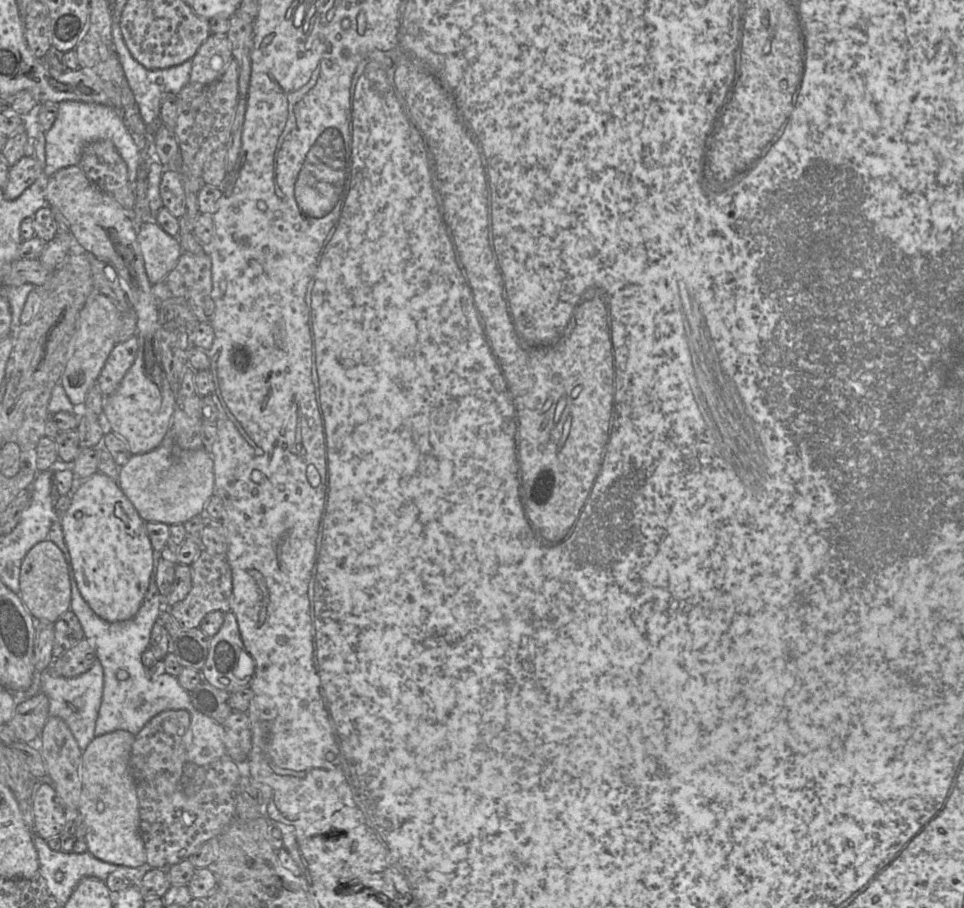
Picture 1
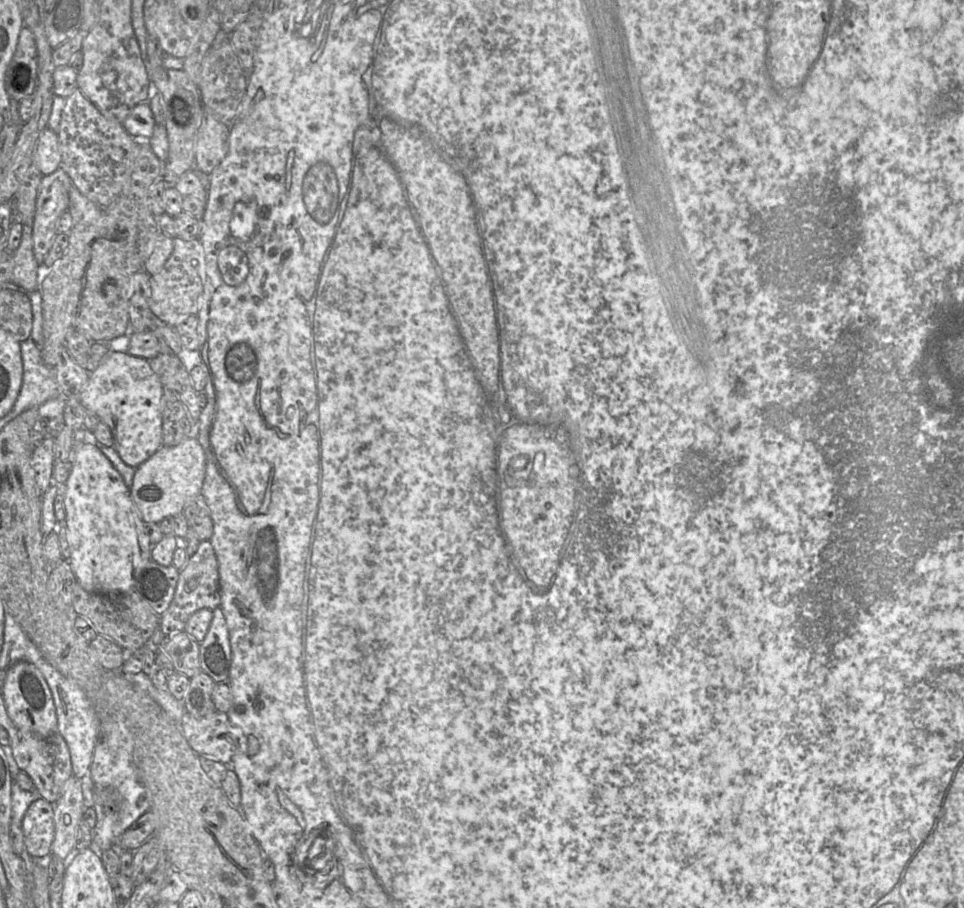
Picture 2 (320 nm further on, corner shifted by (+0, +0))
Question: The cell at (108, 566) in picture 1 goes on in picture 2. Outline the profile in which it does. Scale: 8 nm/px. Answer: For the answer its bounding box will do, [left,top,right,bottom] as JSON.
[64,445,151,593]

